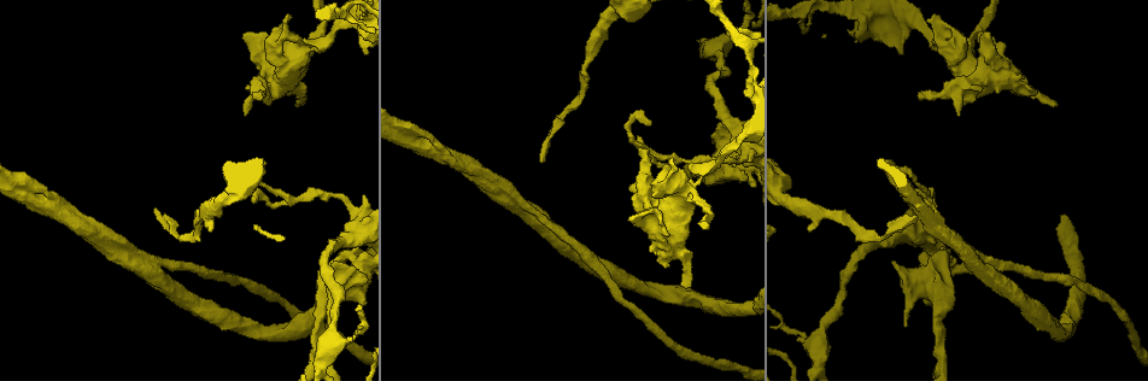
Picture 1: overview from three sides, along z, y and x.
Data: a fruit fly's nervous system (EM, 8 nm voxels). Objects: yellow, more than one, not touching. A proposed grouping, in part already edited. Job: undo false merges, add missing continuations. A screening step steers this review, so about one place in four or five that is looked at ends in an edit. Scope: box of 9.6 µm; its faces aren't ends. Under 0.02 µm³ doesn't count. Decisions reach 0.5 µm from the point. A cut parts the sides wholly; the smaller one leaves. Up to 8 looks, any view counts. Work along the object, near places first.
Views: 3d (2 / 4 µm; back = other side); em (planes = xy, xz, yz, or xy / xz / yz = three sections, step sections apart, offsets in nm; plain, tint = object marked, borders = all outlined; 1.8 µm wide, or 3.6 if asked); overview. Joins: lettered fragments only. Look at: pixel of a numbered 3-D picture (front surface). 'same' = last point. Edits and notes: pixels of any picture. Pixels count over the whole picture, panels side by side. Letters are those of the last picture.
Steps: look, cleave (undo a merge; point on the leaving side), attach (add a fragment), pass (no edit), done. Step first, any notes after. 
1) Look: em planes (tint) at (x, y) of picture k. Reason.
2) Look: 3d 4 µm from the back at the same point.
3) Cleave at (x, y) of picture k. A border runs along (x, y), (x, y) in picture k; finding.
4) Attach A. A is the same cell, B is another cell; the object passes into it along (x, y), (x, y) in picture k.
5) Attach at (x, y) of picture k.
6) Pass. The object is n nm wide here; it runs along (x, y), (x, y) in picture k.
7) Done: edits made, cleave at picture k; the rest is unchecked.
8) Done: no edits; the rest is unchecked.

Look: 3d 4 µm at (906, 327) of picture 1. Tapers out.

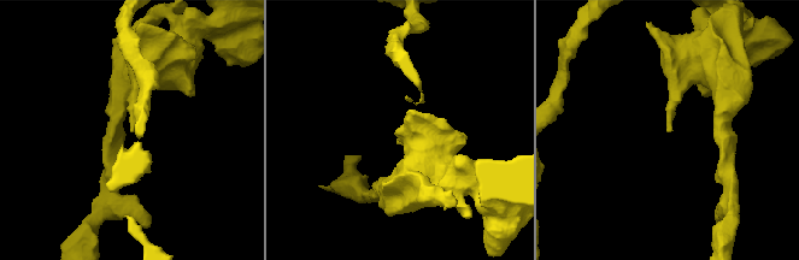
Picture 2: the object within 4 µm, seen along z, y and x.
Look: em planes (tint) at (668, 130) of picture 2. Shape alone is not enough.

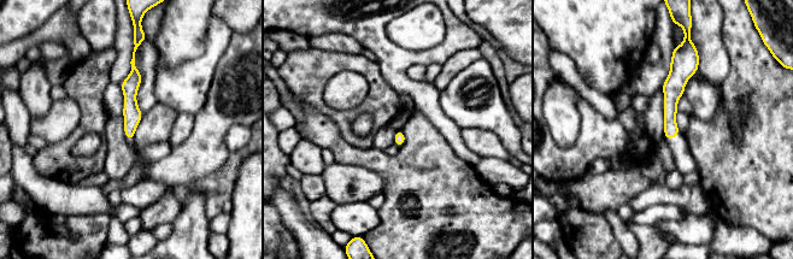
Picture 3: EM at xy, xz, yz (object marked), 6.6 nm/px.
Look: em planes (borders) at the same point. What lies round it.

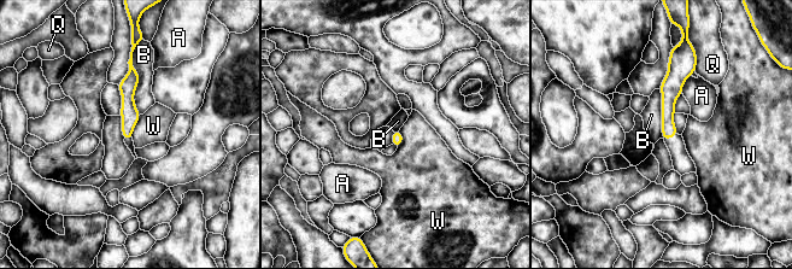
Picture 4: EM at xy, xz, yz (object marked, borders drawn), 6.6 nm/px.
Pass. A, B, Q and W are other cells; it runs along (672, 62), (668, 133), (666, 136) in picture 4; no lettered fragment goes on from it.

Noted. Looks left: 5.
Look: 3d 2 µm at (264, 164) of picture 1. Branch stops here.

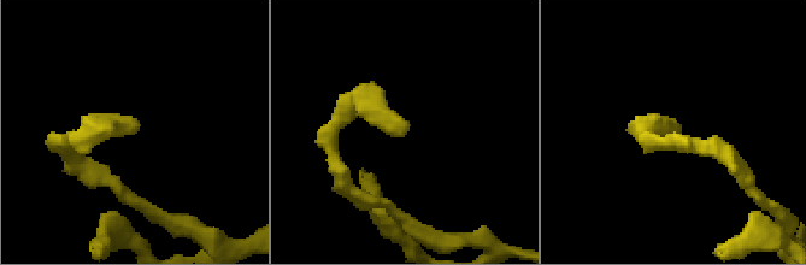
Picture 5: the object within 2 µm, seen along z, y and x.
Look: em xz step 16 (borders) at (127, 131) of picture 5.

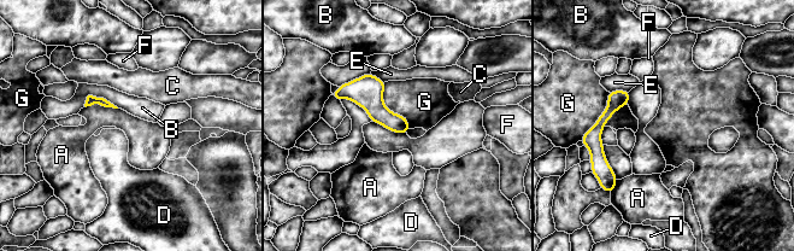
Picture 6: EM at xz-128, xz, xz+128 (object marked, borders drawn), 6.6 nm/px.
Pass. A, B, C, D, E, F and G are other cells; a border runs along (384, 82), (383, 103), (410, 128) in picture 6; no lettered fragment goes on from it.

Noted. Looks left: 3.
Look: em planes (borders) at (1053, 105) of picture 1. Free end.

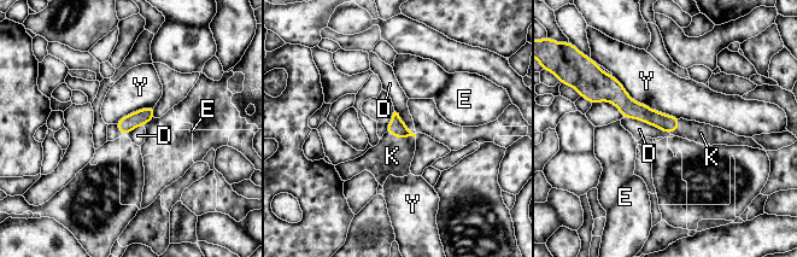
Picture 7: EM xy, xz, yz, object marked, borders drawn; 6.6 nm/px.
Attach K. K is the same cell, D, E and Y are other cells; the cell continues.

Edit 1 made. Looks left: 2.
Done: edits made, attach at picture 7; the rest is unchecked.

